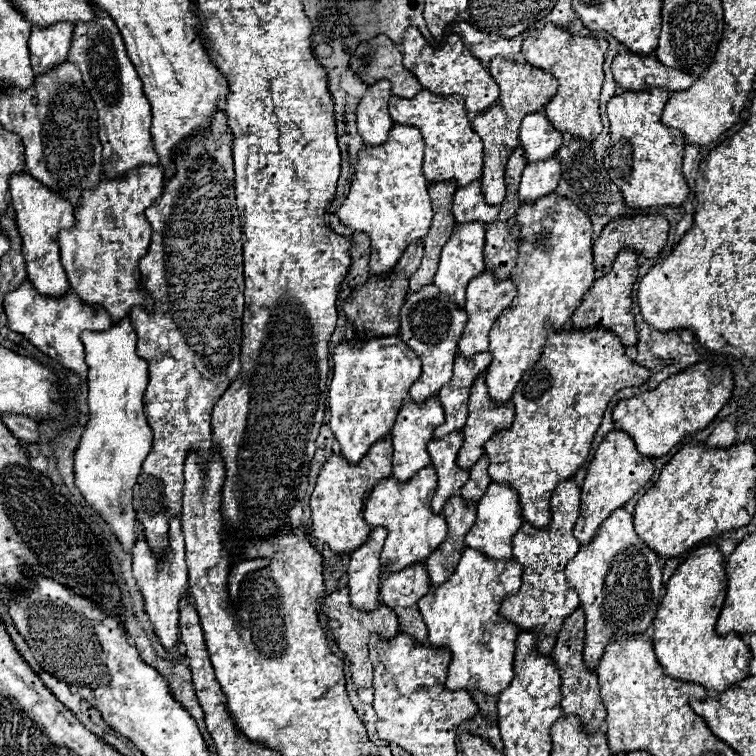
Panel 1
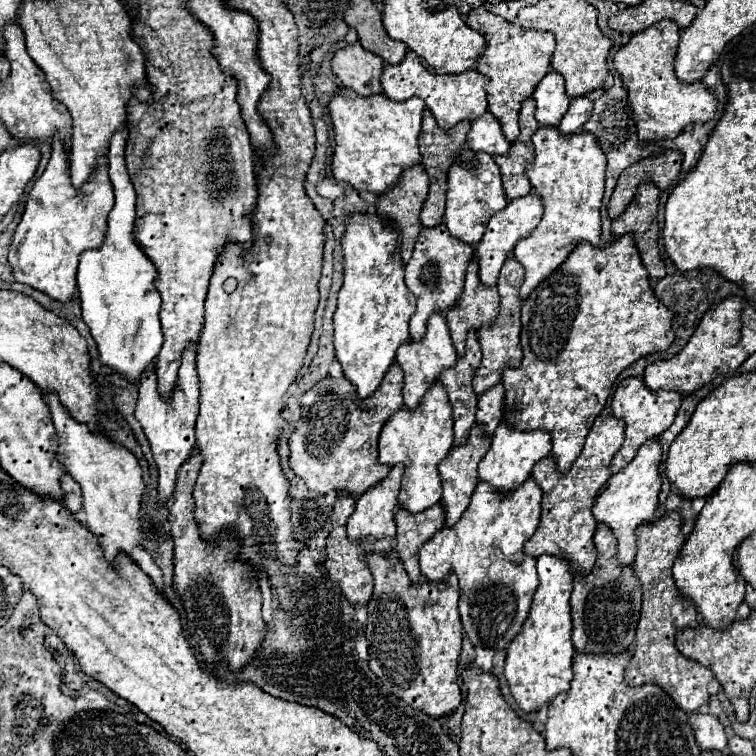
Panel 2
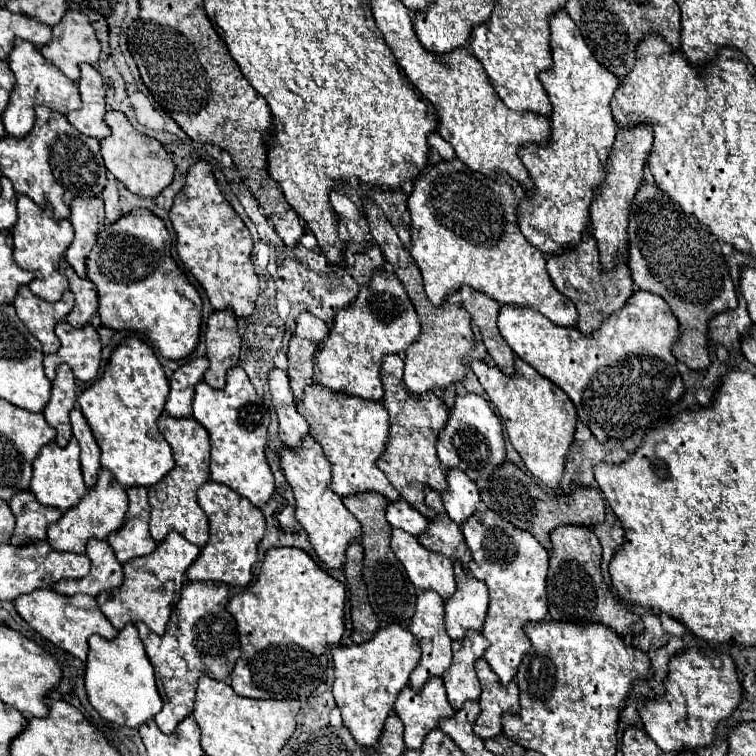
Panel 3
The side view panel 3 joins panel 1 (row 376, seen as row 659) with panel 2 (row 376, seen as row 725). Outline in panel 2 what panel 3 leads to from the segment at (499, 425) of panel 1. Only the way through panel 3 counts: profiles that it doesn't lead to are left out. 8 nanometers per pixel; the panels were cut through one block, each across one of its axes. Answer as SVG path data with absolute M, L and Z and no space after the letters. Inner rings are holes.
M510 254L506 264L502 266L498 286L496 286L498 294L500 294L500 314L492 326L478 330L478 342L482 348L482 364L472 380L472 388L474 388L476 396L482 396L486 390L496 386L506 368L518 368L522 362L522 350L520 350L520 306L522 306L522 302L518 298L522 280L524 280L524 268Z

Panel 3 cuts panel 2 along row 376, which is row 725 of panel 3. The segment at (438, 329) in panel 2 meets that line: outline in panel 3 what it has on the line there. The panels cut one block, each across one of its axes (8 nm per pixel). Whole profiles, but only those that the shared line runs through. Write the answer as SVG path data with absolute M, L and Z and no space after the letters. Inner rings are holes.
M434 676L422 692L414 692L406 686L396 700L394 712L404 722L404 742L410 750L422 746L424 736L438 728L440 718L454 716L454 708L448 704L442 678L438 676Z

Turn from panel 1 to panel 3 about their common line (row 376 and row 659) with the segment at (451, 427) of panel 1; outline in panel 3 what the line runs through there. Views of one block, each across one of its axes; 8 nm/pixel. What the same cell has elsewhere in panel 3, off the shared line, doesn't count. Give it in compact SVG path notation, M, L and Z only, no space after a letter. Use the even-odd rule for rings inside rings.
M466 632L466 640L452 642L452 664L446 670L444 686L448 702L454 710L462 708L466 700L478 700L480 682L476 678L474 662L484 656L488 644L482 632Z

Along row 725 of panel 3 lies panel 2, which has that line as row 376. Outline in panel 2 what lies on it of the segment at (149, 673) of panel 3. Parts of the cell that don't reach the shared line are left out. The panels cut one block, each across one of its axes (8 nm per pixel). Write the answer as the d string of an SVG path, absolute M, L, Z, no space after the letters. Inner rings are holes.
M128 126L112 136L108 154L108 176L114 186L116 204L108 214L108 234L98 250L86 250L78 264L78 290L82 304L82 320L90 328L100 352L100 364L120 374L132 384L140 382L144 370L156 360L162 348L160 332L160 294L154 286L156 270L146 254L136 246L132 238L134 228L134 202L136 194L124 166L124 146L128 138Z

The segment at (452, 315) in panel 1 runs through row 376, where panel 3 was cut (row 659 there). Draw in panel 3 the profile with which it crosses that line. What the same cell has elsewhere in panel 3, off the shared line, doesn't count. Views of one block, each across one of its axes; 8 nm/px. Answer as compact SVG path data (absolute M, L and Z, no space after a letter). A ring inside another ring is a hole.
M424 590L418 594L416 612L410 620L410 632L418 638L420 648L422 648L418 668L414 668L414 672L410 676L410 686L414 690L422 690L422 686L426 684L426 680L430 676L442 676L446 672L446 668L450 668L450 662L452 662L452 648L450 648L452 640L448 638L448 634L444 630L444 600L434 590Z

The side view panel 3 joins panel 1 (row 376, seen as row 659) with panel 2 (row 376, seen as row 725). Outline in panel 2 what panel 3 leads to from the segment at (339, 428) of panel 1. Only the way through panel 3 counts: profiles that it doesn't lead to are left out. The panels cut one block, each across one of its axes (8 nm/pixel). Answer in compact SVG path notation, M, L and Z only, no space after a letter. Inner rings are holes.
M356 214L348 218L346 232L342 236L342 250L344 250L344 284L338 292L338 306L334 312L334 346L344 376L356 386L356 394L362 400L374 394L384 374L394 364L396 350L410 340L408 322L416 310L416 298L404 284L404 262L400 260L398 232L386 220L366 214Z

